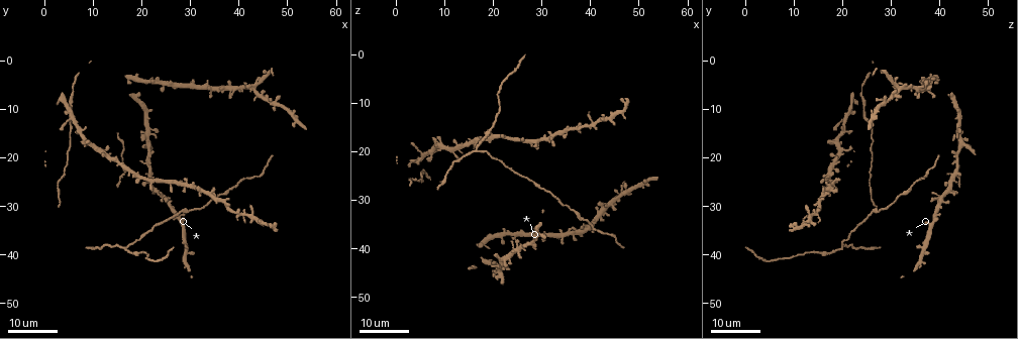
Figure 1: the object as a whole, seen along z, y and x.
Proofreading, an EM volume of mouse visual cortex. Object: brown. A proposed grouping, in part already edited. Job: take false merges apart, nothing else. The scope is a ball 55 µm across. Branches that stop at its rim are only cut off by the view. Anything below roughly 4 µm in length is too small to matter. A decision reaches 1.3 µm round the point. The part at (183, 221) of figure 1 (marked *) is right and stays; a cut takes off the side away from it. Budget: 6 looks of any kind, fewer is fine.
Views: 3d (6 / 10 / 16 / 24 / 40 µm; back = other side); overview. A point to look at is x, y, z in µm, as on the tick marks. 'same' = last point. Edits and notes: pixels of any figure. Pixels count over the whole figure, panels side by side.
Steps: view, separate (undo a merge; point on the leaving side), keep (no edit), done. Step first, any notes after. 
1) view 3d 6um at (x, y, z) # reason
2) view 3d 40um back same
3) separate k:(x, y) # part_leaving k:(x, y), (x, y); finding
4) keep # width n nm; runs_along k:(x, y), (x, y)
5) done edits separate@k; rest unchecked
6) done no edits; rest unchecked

view 3d 24um at (29.0, 25.5, 17.5) # four arms meet

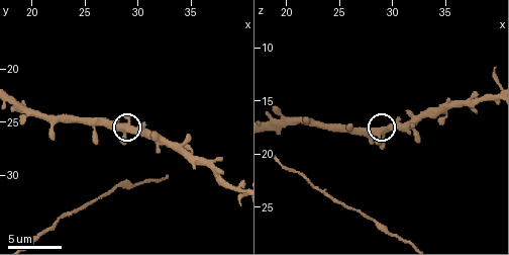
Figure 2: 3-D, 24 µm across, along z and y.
view 3d 10um at (28.8, 25.2, 17.8)

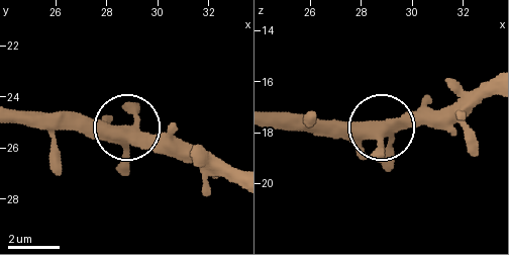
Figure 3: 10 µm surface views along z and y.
keep # width 420 nm; all the same neuron

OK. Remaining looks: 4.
view 3d 16um at (16.5, 39.0, 19.5) # two arms in line, one across

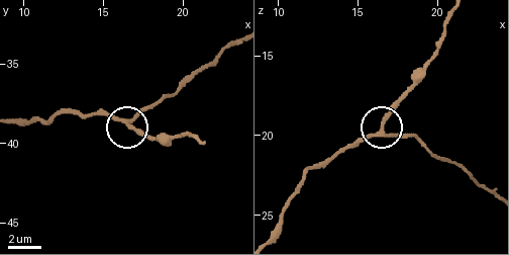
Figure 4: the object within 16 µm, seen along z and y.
view 3d 6um at (16.6, 38.7, 19.6)

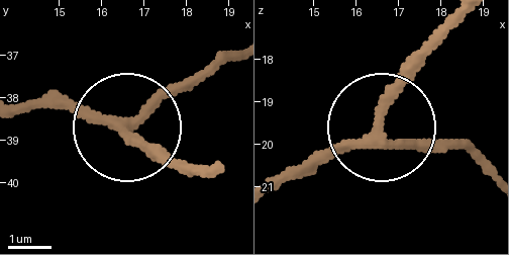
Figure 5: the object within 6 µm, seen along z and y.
keep # width 220 nm; all the same neuron

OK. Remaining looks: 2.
view 3d 24um at (28.5, 34.0, 38.5) # side arm on a straight run

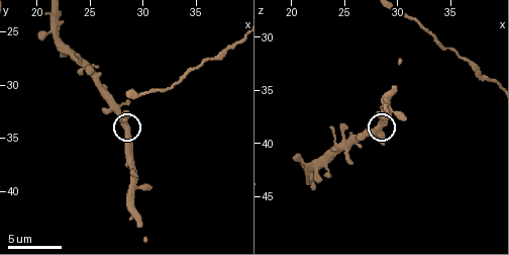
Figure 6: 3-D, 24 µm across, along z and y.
view 3d 10um at (28.2, 34.0, 38.6)

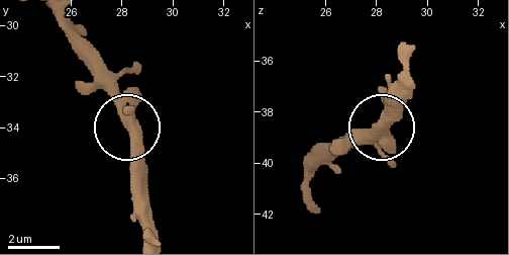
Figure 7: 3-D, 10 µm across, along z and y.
keep # runs_along 7:(132, 105), (132, 201); all the same neuron

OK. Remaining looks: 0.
done no edits; rest unchecked

